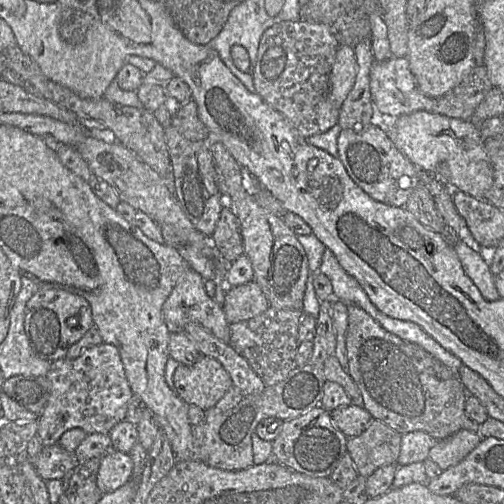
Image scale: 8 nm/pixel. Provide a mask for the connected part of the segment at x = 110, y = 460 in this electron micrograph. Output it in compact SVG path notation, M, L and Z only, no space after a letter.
M110 449L102 458L97 474L97 486L102 494L113 492L133 475L133 461L129 453Z

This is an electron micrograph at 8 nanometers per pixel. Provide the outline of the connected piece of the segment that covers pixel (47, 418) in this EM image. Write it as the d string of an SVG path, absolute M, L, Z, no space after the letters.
M102 342L88 348L76 359L56 360L50 365L46 377L50 381L50 395L38 419L37 430L44 447L57 444L70 429L81 428L87 434L109 434L116 424L125 420L133 392L115 346Z

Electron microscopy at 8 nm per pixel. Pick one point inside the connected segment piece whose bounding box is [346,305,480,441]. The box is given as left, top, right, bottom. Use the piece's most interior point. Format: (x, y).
(397, 389)

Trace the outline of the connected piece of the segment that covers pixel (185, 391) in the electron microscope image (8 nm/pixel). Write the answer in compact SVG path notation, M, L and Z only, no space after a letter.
M208 356L191 366L179 364L173 379L178 396L204 411L213 408L233 384L222 364Z

